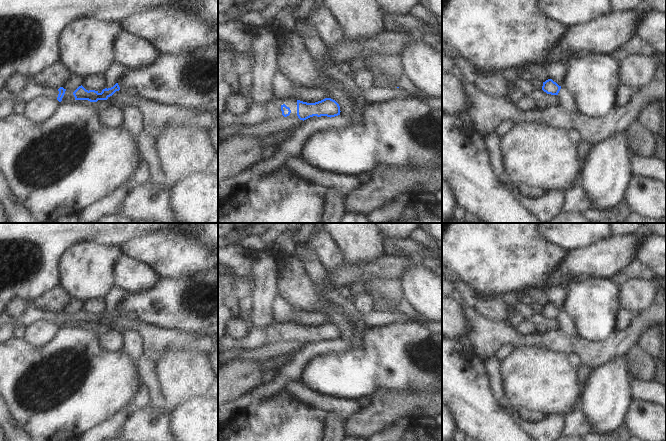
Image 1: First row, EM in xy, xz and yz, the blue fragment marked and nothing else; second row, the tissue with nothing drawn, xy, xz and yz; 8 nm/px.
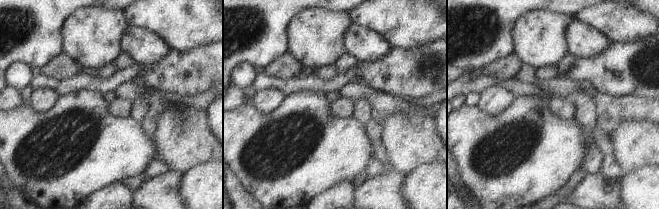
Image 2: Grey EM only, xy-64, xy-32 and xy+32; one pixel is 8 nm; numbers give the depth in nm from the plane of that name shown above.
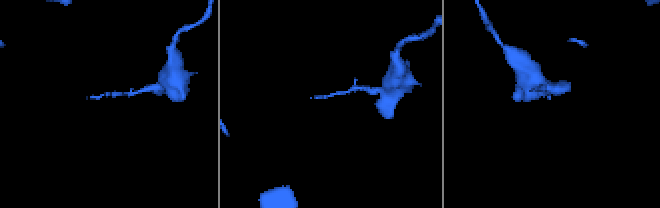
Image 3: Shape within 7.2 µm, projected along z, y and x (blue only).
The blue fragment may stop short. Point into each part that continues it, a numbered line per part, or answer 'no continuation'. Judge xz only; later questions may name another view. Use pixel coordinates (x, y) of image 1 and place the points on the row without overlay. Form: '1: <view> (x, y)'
no continuation

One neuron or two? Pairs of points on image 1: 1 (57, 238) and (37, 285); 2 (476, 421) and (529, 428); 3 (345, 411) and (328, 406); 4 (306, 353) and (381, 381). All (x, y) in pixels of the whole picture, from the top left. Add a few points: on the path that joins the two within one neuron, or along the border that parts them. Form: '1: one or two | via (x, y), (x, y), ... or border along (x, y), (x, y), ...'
1: one | via (46, 250), (46, 265), (41, 273)
2: two | border along (512, 416), (523, 430)
3: one | via (341, 407), (332, 406)
4: two | border along (338, 351), (330, 349), (314, 356), (300, 375)

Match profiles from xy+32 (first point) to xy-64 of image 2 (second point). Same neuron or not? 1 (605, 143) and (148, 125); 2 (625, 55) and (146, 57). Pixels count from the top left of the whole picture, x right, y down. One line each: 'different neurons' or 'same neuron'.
1: same neuron
2: different neurons

